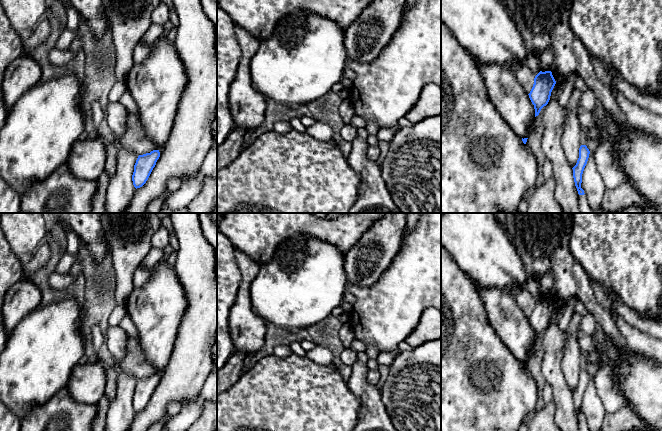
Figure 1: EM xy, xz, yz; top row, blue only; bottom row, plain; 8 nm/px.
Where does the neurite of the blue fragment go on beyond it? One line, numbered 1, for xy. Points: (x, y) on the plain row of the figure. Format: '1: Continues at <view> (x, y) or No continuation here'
1: No continuation here

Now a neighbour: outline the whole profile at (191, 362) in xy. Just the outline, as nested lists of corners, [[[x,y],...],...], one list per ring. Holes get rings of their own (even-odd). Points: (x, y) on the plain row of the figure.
[[[170,213],[170,219],[179,242],[174,270],[186,294],[187,308],[169,363],[159,374],[160,381],[146,407],[135,413],[129,431],[147,431],[153,423],[167,416],[167,405],[171,401],[175,400],[183,405],[197,399],[214,367],[212,347],[217,332],[217,273],[214,248],[202,233],[198,213]]]

